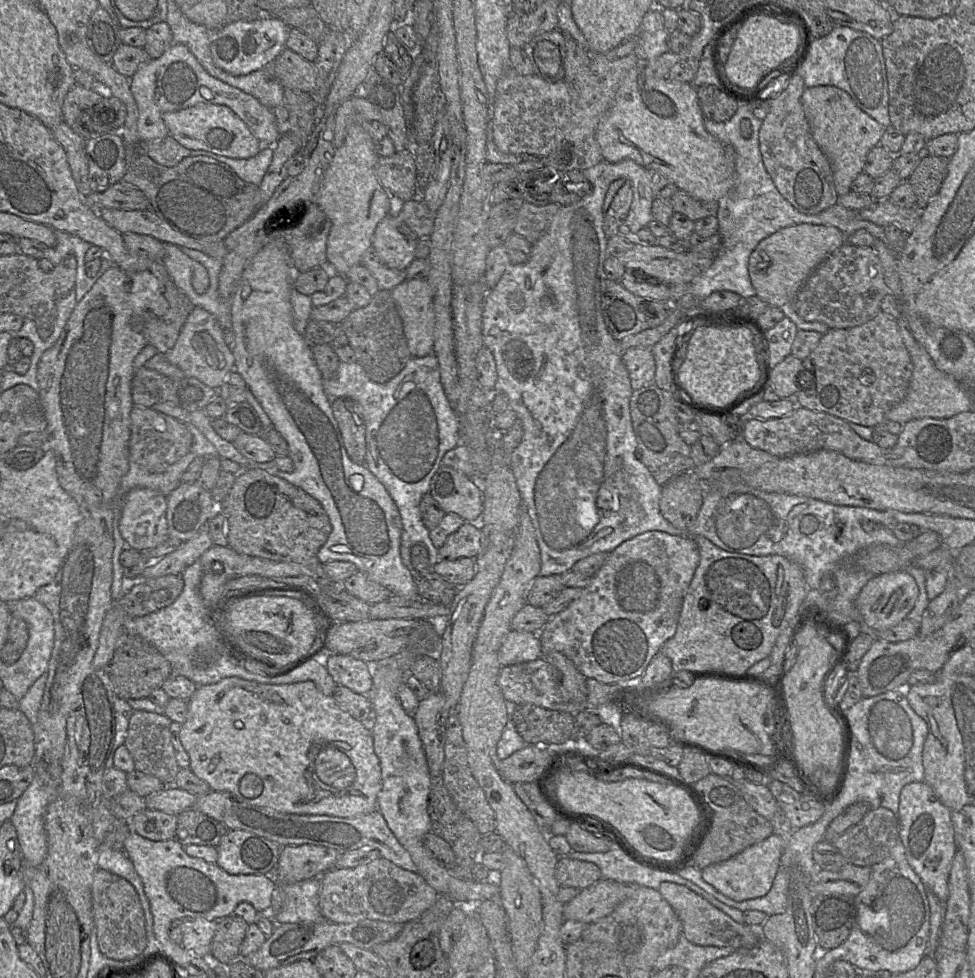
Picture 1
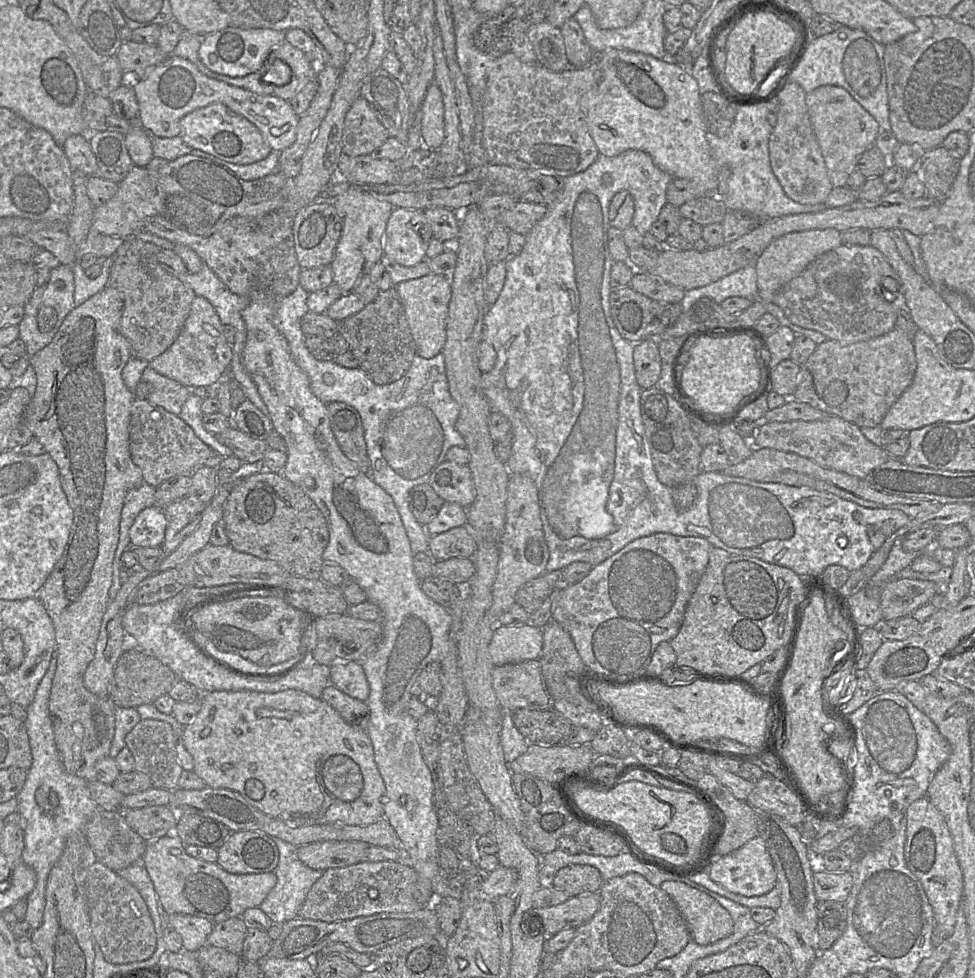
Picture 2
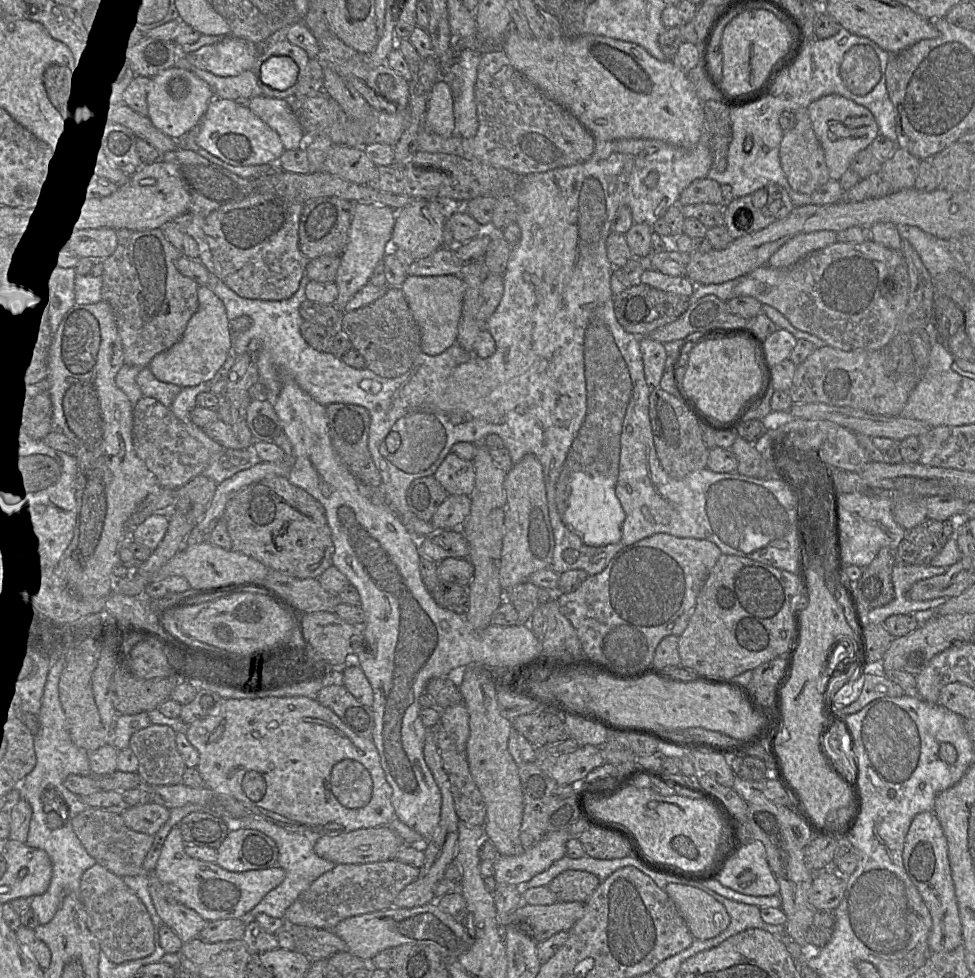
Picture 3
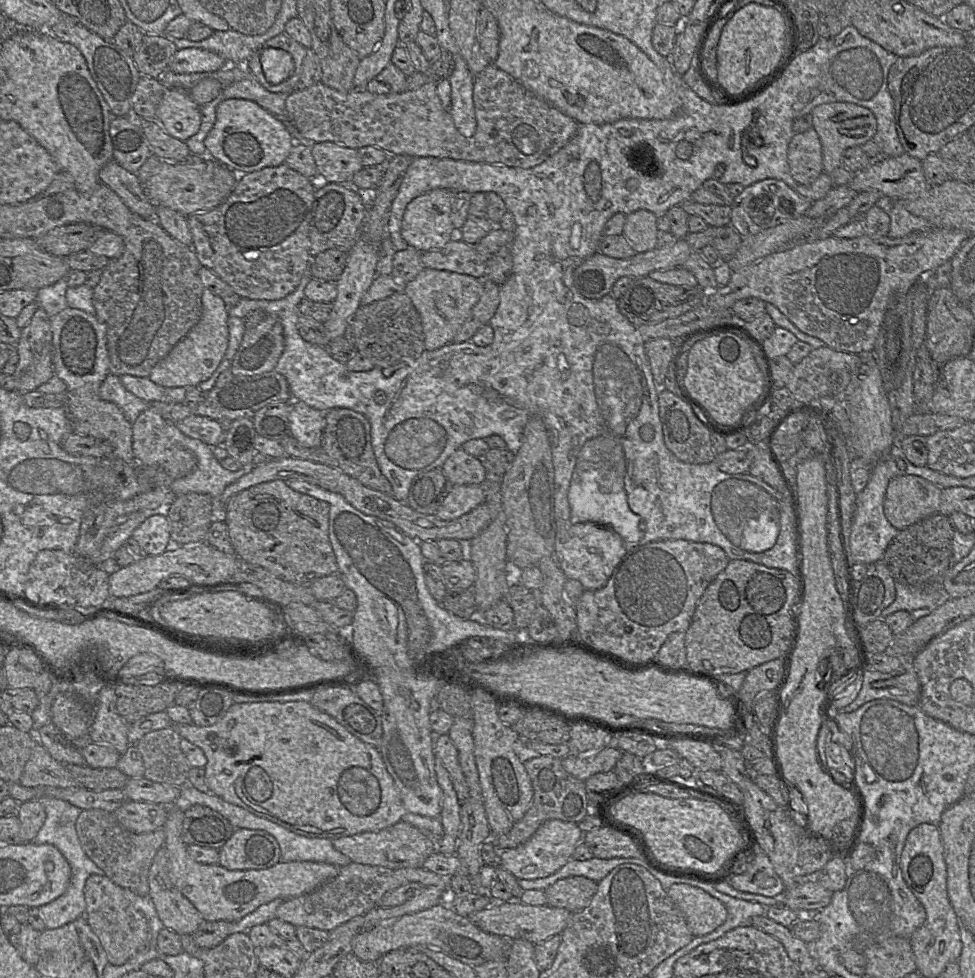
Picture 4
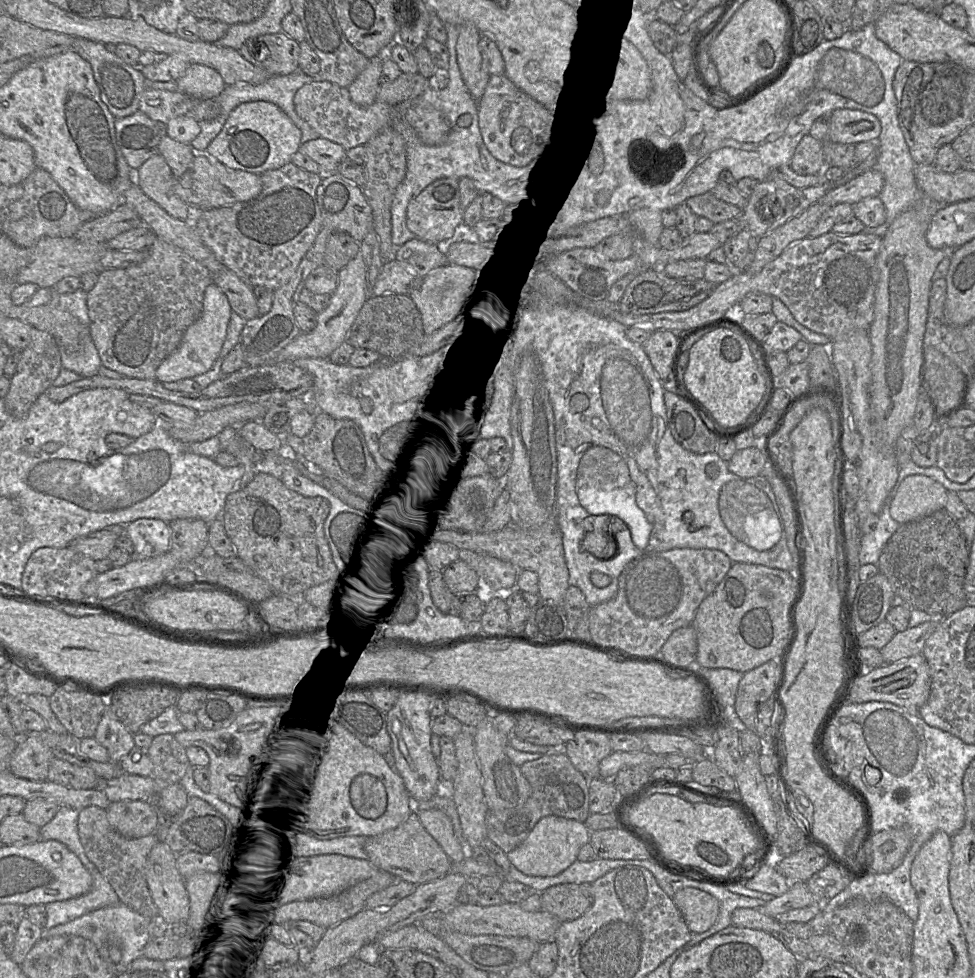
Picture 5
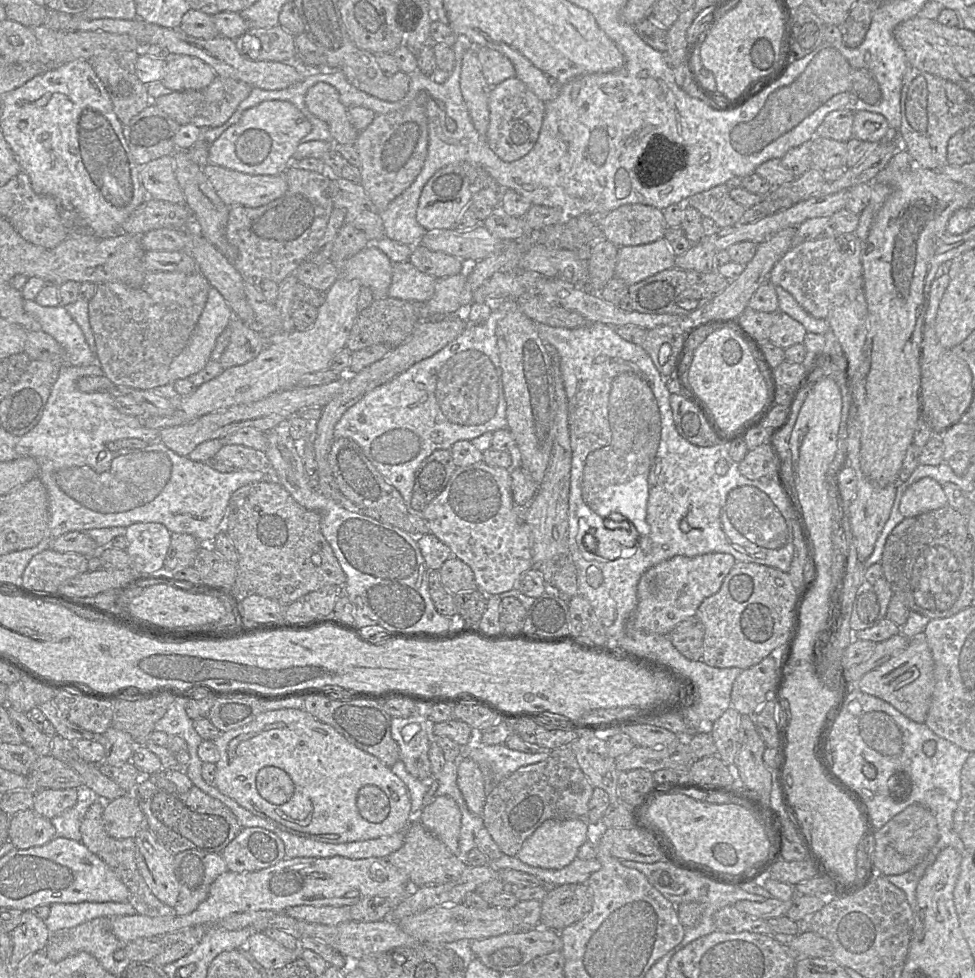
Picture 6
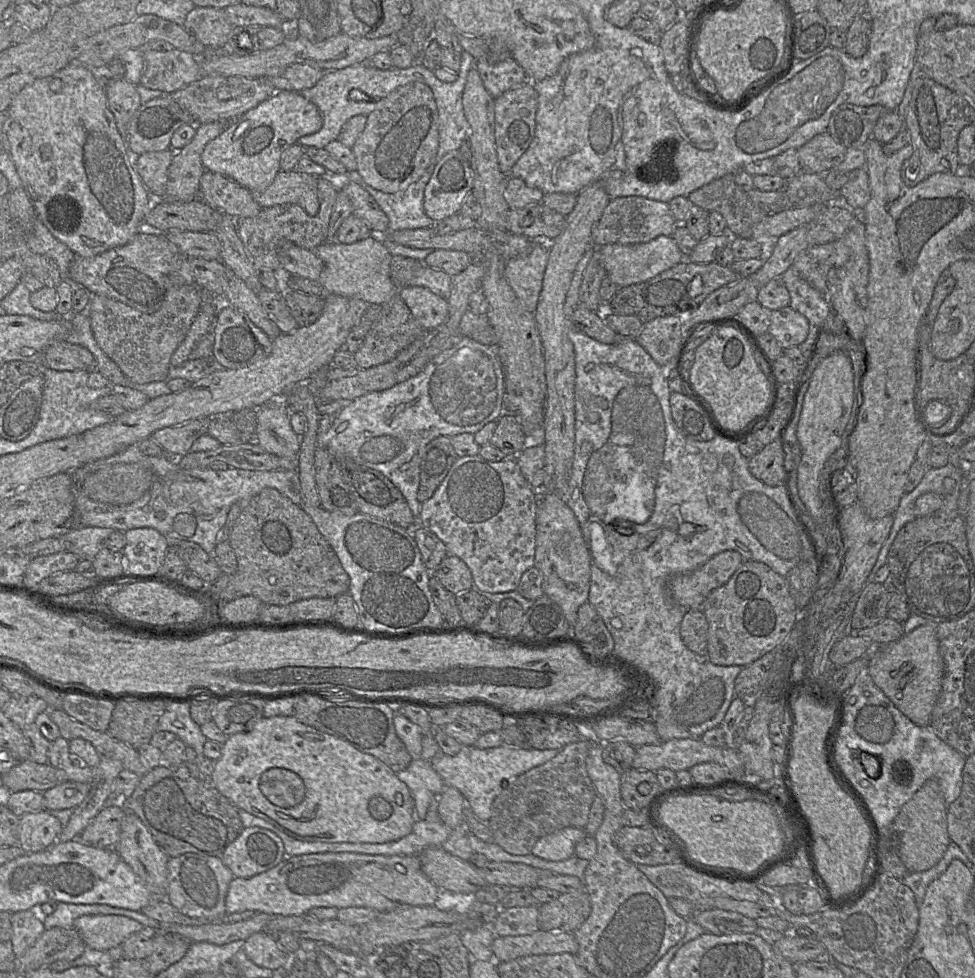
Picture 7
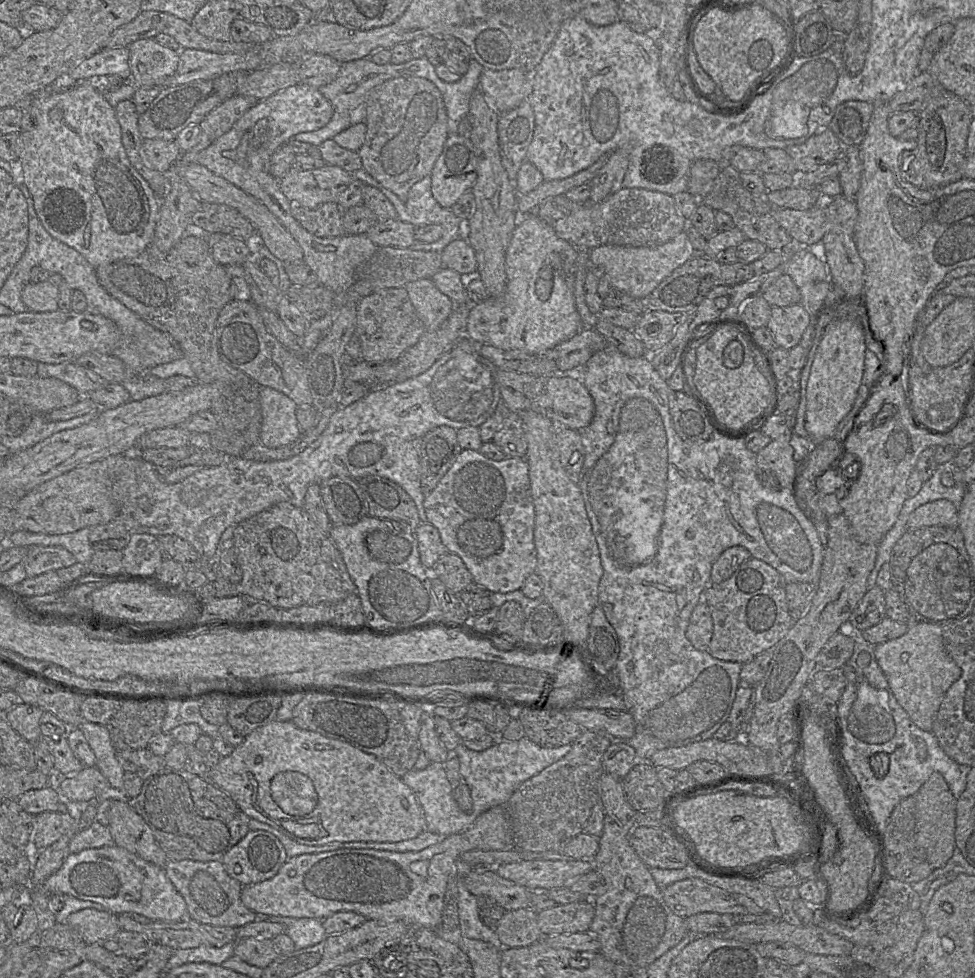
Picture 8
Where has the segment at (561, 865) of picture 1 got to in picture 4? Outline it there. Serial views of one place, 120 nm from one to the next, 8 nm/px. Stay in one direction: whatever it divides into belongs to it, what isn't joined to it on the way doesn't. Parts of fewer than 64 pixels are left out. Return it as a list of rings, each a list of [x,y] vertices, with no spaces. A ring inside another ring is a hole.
[[[584,876],[559,879],[545,890],[547,904],[578,912],[591,903],[597,887],[598,883]]]

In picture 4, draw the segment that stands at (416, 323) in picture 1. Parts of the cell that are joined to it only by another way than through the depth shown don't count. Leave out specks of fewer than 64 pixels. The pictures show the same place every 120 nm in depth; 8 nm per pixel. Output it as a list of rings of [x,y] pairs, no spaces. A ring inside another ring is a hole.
[[[424,269],[406,283],[404,293],[416,308],[424,334],[425,350],[435,350],[453,341],[483,292],[483,280],[445,270]]]

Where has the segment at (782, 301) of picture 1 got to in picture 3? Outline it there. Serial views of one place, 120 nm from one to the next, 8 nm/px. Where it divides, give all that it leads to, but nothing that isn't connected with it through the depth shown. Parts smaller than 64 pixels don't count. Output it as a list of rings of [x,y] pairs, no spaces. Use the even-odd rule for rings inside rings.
[[[828,230],[799,234],[783,244],[769,259],[768,266],[787,268],[807,256],[837,242],[837,233]]]

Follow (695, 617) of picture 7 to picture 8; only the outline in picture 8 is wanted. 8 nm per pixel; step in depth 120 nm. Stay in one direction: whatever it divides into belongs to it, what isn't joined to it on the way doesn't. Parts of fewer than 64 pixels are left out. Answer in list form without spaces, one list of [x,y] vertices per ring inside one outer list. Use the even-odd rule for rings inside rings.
[[[700,600],[691,613],[685,636],[695,649],[709,652],[712,633],[713,620],[709,606]]]

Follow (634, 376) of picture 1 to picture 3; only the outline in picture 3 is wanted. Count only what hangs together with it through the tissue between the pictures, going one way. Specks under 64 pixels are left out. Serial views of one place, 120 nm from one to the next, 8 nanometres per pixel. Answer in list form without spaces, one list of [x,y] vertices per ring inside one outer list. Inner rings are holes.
[[[639,337],[639,339],[646,382],[651,389],[660,388],[667,359],[665,346],[650,337]]]

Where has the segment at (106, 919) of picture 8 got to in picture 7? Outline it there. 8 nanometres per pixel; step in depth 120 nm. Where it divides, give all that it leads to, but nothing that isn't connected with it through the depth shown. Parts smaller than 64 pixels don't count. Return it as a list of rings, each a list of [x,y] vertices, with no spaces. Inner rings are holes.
[[[116,914],[83,915],[74,921],[73,927],[86,946],[100,951],[121,946],[131,934],[144,929],[136,920]]]

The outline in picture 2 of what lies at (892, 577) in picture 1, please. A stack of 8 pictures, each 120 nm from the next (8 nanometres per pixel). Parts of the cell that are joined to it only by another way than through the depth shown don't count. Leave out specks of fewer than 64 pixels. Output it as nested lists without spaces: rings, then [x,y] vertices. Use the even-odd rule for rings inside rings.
[[[893,579],[881,592],[880,605],[884,621],[911,615],[917,608],[929,603],[938,593],[938,585],[918,579]]]

